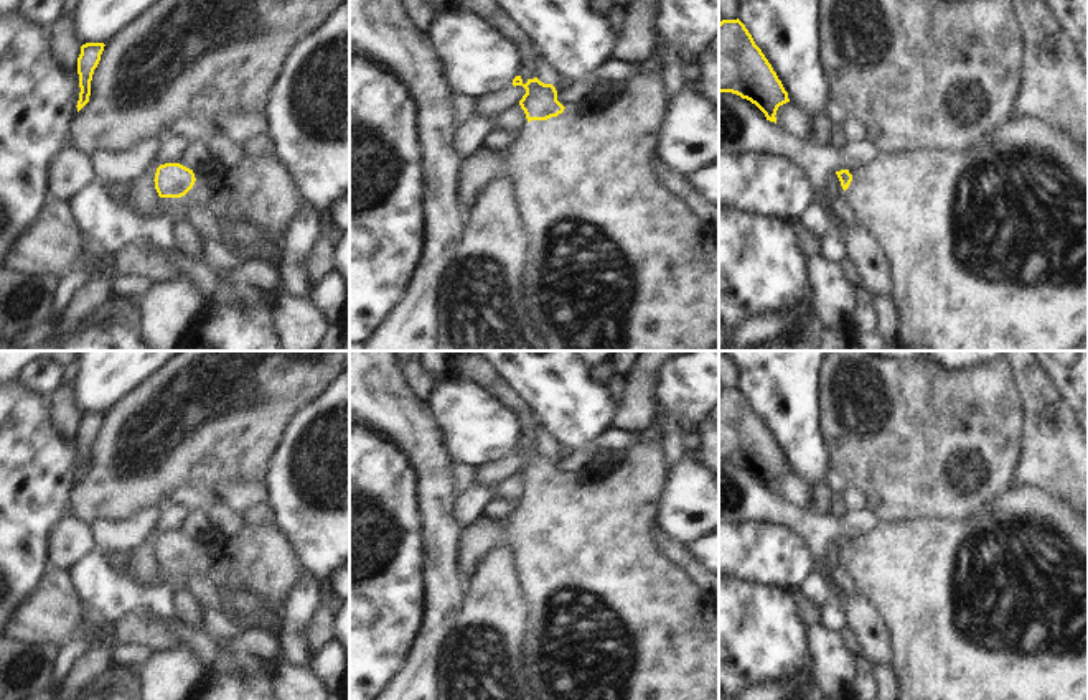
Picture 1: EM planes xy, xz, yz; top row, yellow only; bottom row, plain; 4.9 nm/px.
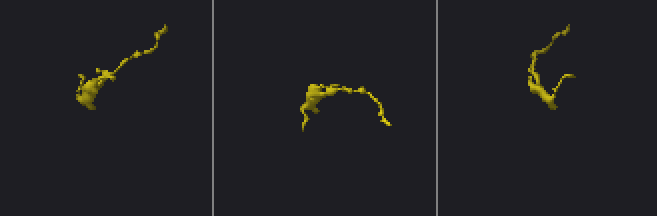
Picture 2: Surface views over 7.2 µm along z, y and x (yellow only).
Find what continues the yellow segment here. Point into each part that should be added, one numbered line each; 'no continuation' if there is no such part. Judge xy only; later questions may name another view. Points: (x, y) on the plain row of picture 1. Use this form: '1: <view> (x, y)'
1: xy (261, 557)

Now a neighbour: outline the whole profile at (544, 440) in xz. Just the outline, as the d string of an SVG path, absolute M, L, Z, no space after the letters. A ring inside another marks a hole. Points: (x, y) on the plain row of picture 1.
M534 415L536 420L536 446L544 453L552 453L556 448L554 436L542 427L541 420Z

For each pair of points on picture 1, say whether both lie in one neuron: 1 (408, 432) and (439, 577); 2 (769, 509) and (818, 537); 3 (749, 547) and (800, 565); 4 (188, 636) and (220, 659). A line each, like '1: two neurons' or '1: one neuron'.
1: one neuron
2: one neuron
3: one neuron
4: one neuron

